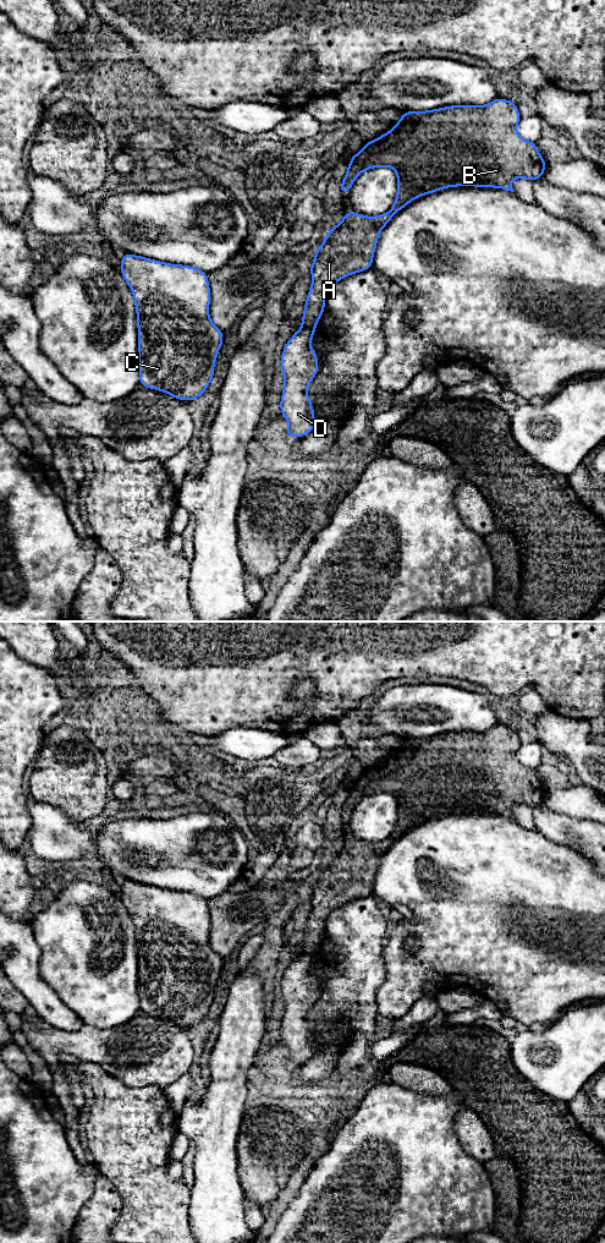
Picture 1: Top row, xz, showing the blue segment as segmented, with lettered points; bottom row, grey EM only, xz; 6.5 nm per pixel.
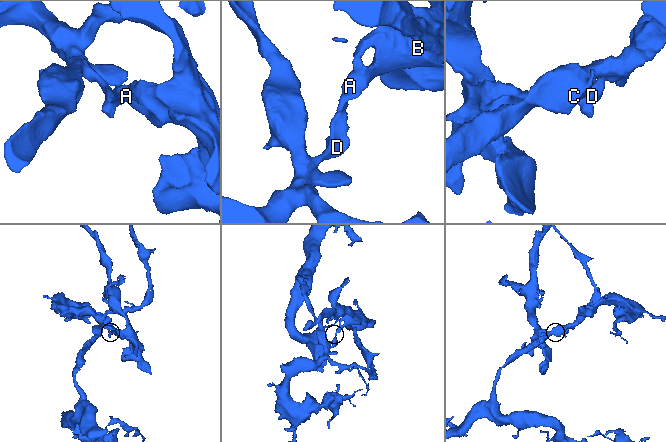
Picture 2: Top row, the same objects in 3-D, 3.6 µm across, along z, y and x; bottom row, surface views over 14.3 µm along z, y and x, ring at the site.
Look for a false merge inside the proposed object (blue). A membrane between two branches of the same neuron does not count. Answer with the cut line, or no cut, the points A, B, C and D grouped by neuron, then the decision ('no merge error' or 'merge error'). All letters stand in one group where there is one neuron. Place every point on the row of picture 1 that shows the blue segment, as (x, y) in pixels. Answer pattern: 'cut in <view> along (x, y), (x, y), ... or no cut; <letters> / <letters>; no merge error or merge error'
cut in xz along (302, 326), (314, 328); A B / C D; merge error

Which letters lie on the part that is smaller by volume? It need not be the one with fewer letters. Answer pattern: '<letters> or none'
A, B

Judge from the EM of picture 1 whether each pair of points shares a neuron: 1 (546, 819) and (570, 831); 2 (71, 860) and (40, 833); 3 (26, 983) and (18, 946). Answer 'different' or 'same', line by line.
1: same
2: same
3: same

